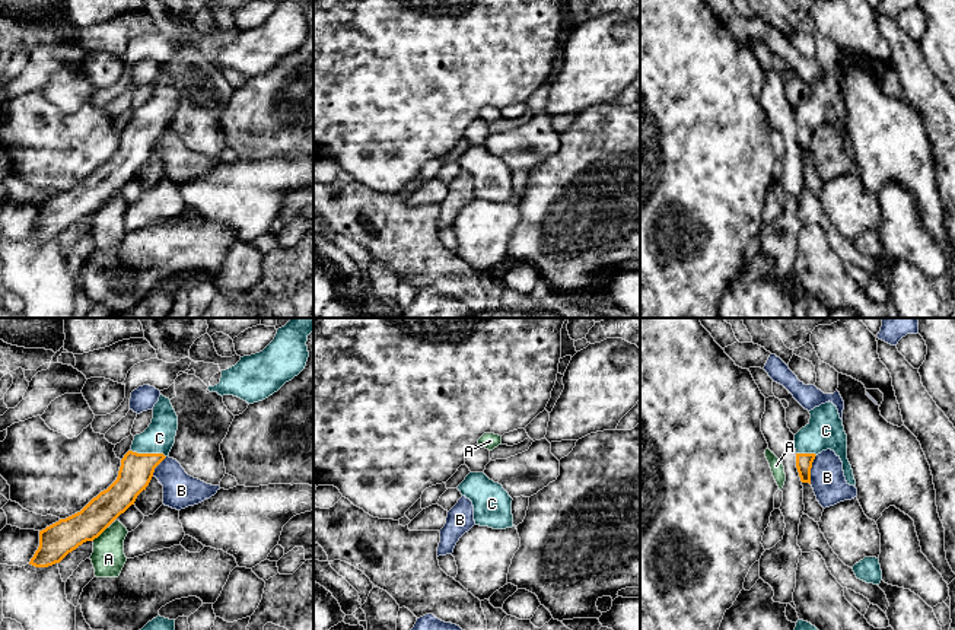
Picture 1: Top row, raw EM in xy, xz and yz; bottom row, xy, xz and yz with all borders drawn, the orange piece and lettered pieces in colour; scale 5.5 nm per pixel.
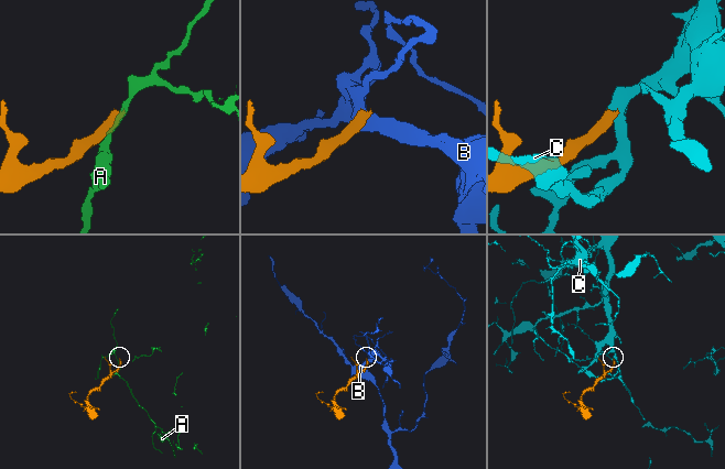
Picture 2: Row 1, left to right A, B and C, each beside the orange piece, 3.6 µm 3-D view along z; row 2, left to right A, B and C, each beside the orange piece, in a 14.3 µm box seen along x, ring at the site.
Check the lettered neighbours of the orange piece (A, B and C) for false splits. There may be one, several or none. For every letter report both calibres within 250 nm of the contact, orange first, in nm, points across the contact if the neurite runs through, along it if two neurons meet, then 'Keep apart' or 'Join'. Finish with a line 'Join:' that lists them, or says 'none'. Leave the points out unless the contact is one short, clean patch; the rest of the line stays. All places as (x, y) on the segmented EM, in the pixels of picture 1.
A: Thickness 190 nm (orange) against 190 nm. Boundary: xy (107, 527), (92, 540). Keep apart
B: Thickness 100 nm (orange) against 190 nm. Boundary: yz (817, 455), (812, 463), (809, 483). Keep apart
C: Thickness 190 nm (orange) against 170 nm. Path across: xy (136, 471), (139, 463), (147, 454), (159, 438). Join
Join: C

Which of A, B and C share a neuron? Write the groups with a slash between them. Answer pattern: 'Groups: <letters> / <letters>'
Groups: A / B / C

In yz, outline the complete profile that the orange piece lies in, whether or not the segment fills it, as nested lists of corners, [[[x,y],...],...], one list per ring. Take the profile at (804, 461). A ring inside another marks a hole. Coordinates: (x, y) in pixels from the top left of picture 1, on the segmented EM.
[[[833,402],[809,411],[809,423],[795,435],[796,468],[802,483],[811,484],[811,468],[815,456],[831,449],[843,462],[847,484],[856,487],[851,465],[847,459],[847,435],[843,420]]]

